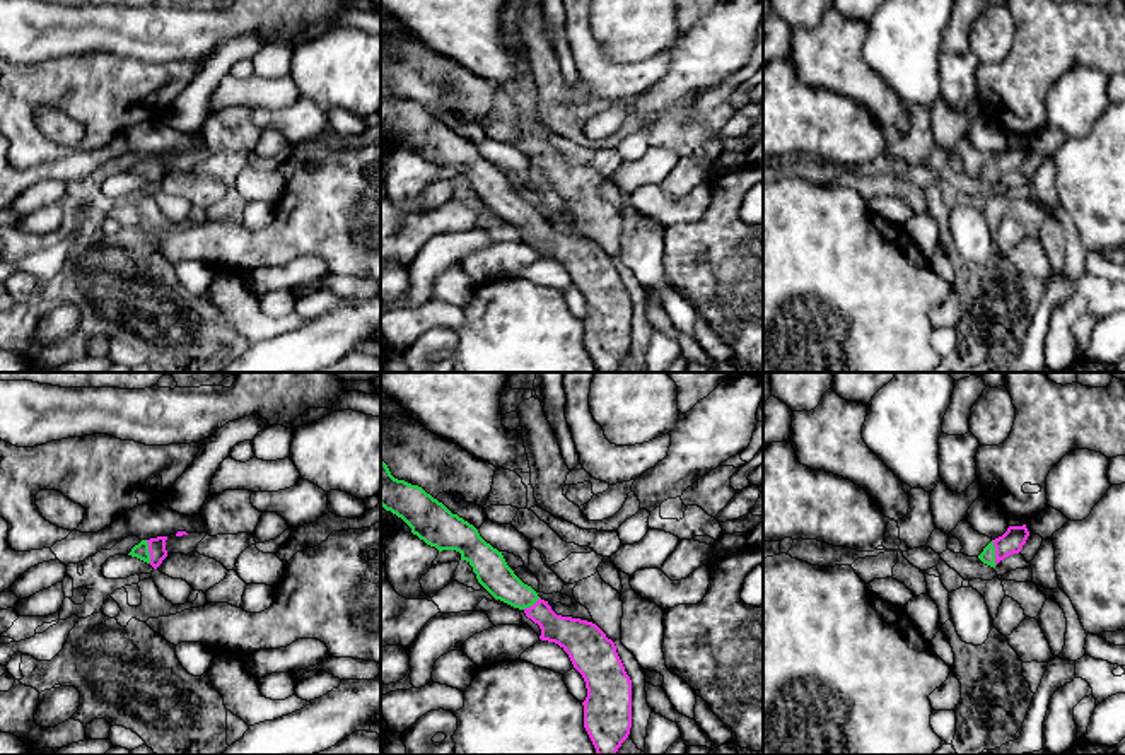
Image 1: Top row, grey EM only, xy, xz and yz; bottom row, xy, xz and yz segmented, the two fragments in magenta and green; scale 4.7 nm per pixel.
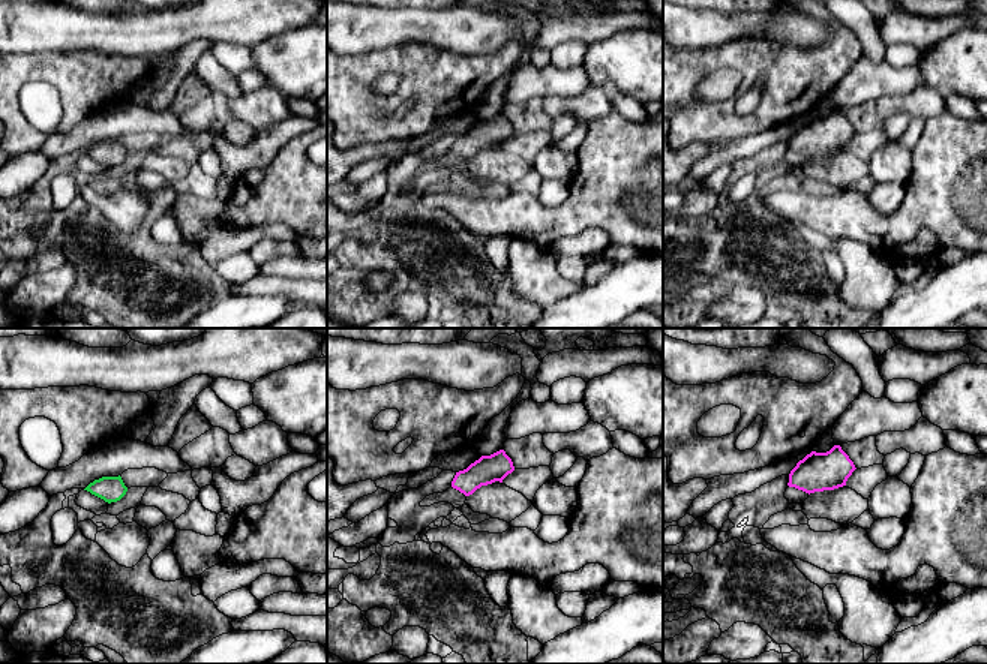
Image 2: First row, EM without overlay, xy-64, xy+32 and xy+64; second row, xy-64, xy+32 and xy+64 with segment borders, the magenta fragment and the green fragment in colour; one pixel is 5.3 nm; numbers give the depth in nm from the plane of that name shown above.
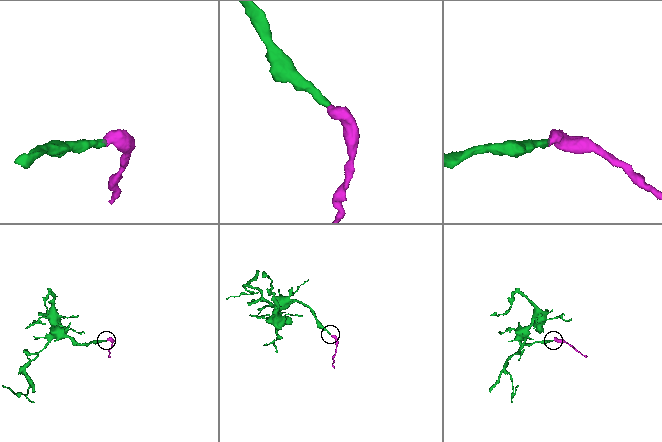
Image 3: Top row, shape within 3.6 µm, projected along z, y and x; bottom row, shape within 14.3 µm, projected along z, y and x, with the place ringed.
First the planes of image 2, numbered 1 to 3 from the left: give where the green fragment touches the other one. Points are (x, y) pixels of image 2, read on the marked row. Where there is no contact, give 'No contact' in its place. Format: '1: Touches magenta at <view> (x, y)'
1: No contact
2: No contact
3: No contact

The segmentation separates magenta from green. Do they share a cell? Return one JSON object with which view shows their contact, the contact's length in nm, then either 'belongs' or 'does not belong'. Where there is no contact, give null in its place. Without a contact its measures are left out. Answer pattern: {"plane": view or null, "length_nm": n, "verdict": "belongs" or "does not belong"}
{"plane": "yz", "length_nm": 120, "verdict": "belongs"}

